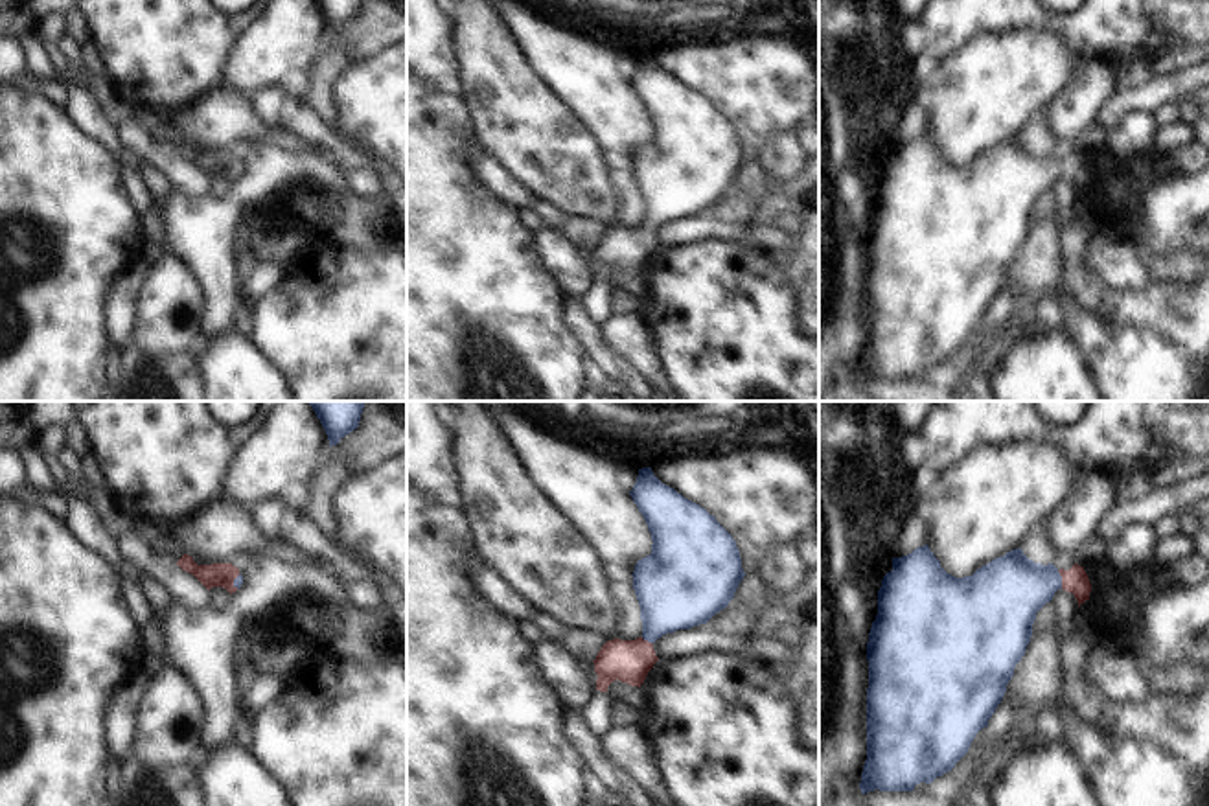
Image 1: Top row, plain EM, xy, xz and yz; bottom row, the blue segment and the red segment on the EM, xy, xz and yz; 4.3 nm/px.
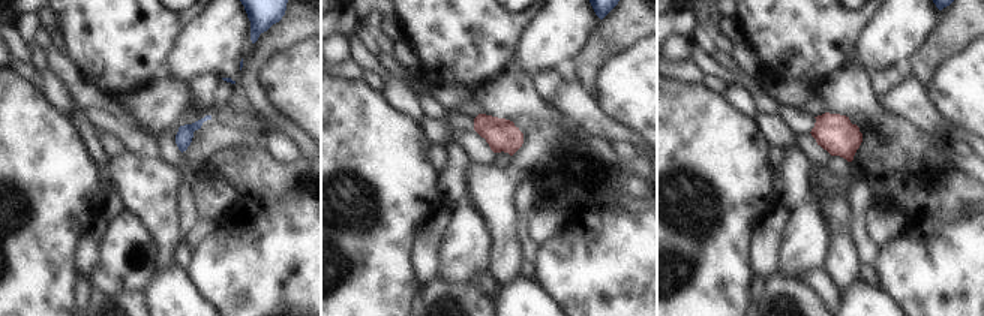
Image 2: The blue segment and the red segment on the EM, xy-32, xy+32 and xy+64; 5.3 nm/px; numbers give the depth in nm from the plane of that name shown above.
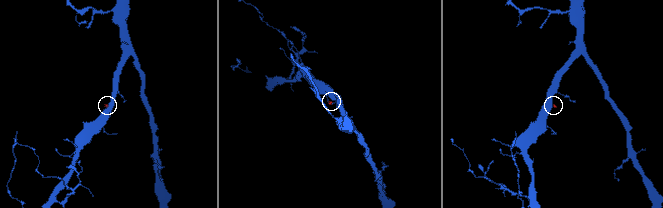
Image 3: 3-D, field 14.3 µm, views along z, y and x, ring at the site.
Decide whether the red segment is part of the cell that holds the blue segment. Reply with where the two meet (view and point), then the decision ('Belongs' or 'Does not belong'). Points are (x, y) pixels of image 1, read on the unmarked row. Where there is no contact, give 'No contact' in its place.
Touches blue at yz (1060, 168). Belongs

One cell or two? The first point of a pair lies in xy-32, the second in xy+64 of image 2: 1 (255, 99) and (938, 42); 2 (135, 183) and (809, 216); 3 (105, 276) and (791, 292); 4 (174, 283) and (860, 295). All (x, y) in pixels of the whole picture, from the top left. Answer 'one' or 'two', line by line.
1: one
2: two
3: two
4: one

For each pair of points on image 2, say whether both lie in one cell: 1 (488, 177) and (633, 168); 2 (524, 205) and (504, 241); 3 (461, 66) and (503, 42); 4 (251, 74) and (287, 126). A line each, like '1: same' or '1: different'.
1: same
2: different
3: same
4: same

